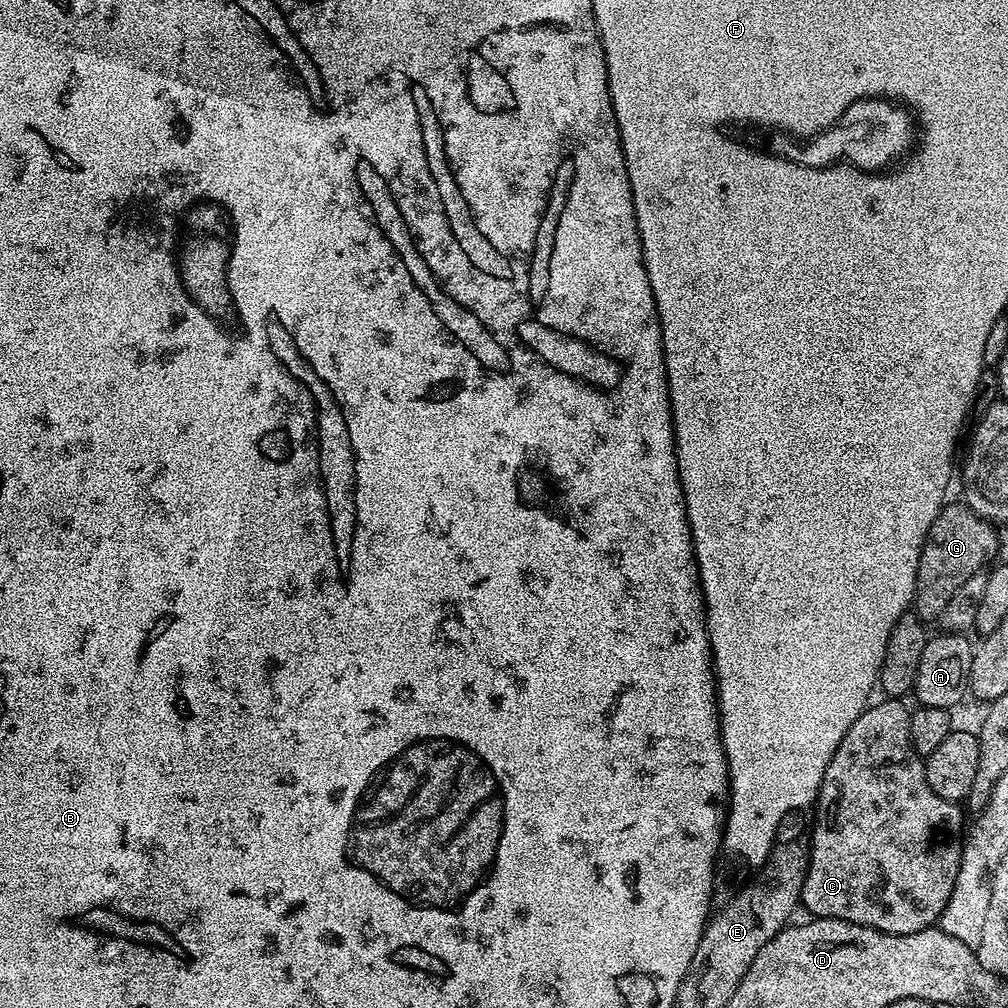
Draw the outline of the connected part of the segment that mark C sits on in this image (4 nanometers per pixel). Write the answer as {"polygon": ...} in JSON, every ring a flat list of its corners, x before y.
{"polygon":[[884,698,881,704,873,703,865,708,864,713,860,715,854,722,854,726,850,726,850,730,846,730,846,738,842,738,842,742,838,746,838,750,834,750,834,754,830,758,830,766,826,766,826,774,822,778,822,786,820,787,820,795,816,798,814,811,816,811,816,825,812,828,812,844,810,843,810,855,808,857,808,876,804,880,804,885,800,891,800,904,808,907,813,917,831,918,833,920,845,920,846,922,854,922,862,926,870,926,877,928,880,932,889,932,890,934,910,934,917,932,923,928,931,928,939,921,942,910,946,906,946,902,950,902,950,894,954,890,954,882,958,878,958,870,960,869,960,846,962,843,962,833,966,828,966,820,960,817,960,808,956,804,951,804,947,795,936,792,930,786,930,782,926,782,926,774,924,773,924,760,912,749,912,739,910,738,910,718,912,713,909,705,904,705,905,701,900,698]]}

